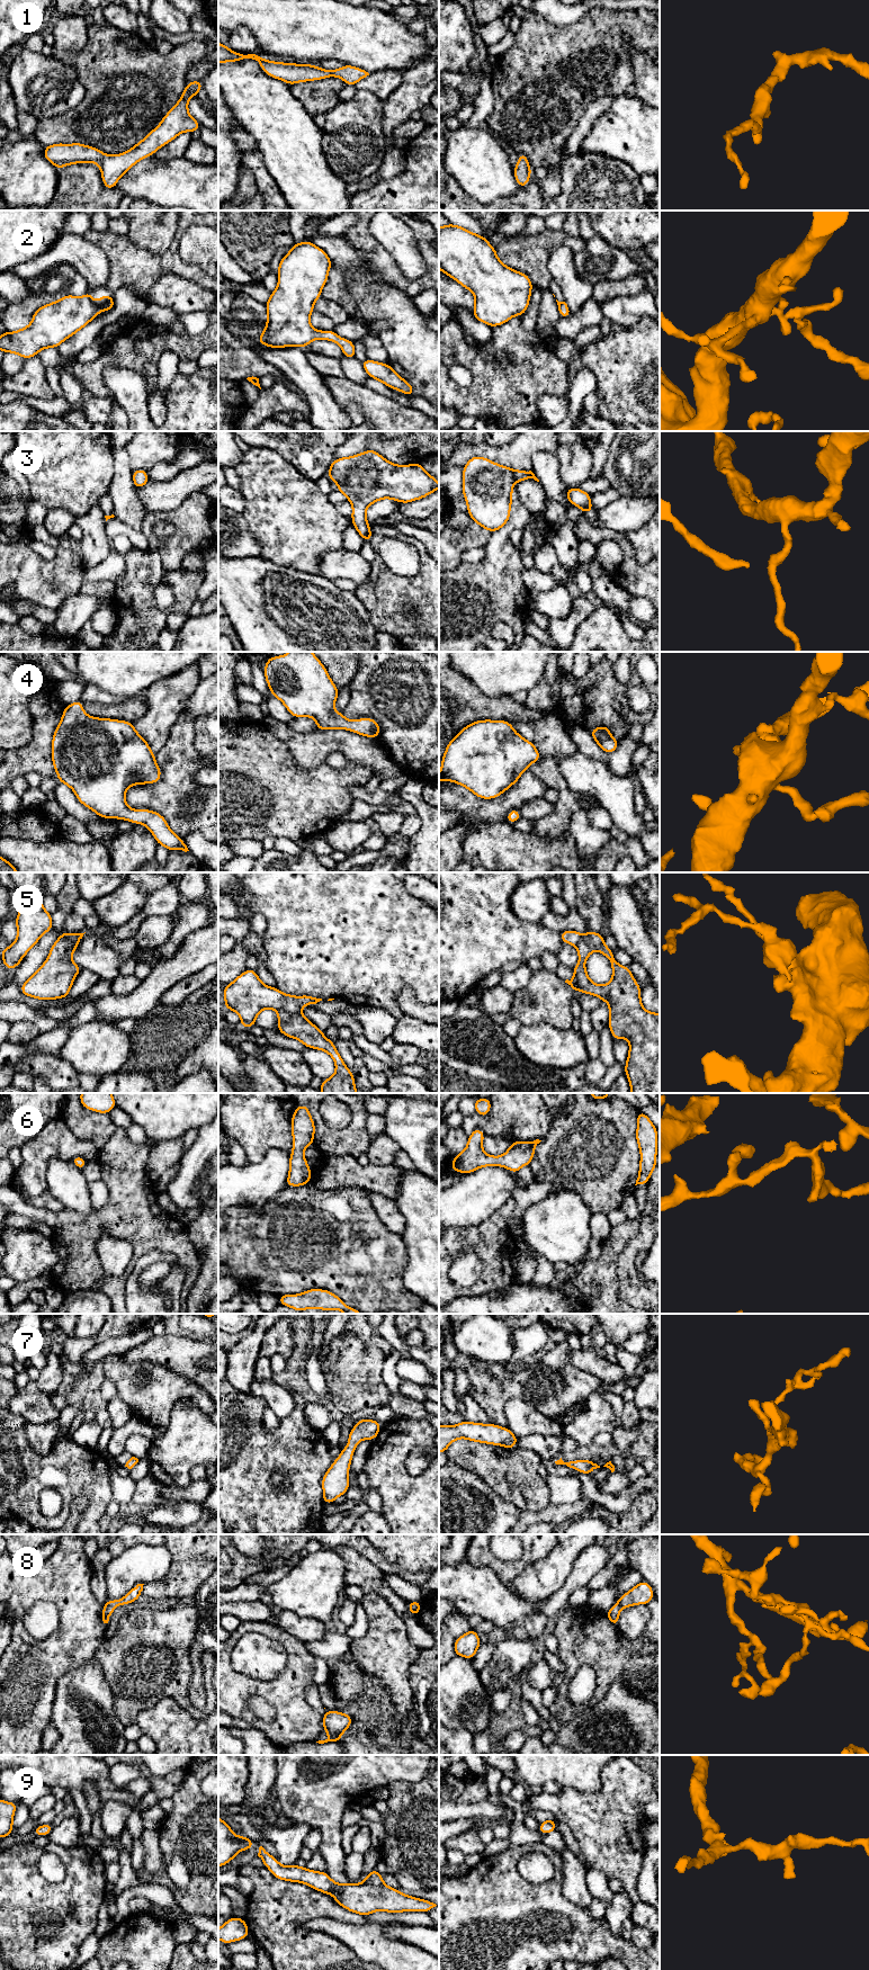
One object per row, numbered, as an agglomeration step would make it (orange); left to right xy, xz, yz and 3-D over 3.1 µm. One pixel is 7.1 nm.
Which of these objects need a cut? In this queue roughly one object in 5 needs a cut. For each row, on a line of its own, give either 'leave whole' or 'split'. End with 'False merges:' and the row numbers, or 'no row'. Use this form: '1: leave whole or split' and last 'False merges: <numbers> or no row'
1: leave whole
2: leave whole
3: leave whole
4: leave whole
5: split
6: leave whole
7: leave whole
8: leave whole
9: leave whole
False merges: 5

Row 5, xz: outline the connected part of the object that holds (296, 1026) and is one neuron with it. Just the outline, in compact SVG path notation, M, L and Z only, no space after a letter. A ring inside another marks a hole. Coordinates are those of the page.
M278 1010L277 1014L279 1032L299 1040L307 1048L324 1050L334 1060L335 1073L332 1077L322 1081L321 1093L358 1093L353 1073L346 1066L335 1045L315 1024L301 1012L292 1013Z

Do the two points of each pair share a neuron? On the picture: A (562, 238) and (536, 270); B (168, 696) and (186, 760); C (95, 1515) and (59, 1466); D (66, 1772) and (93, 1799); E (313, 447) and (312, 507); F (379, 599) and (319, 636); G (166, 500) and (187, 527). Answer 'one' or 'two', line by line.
A: one
B: two
C: one
D: two
E: two
F: two
G: two

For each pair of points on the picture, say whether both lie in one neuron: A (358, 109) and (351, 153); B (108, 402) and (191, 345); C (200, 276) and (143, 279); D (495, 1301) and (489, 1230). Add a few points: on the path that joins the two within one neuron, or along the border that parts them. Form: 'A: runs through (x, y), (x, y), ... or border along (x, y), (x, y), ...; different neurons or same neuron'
A: runs through (358, 121), (355, 126), (354, 142); same neuron
B: border along (92, 395), (112, 396); different neurons
C: runs through (186, 269), (180, 267), (158, 267); same neuron
D: border along (512, 1282), (499, 1290), (468, 1297); different neurons

